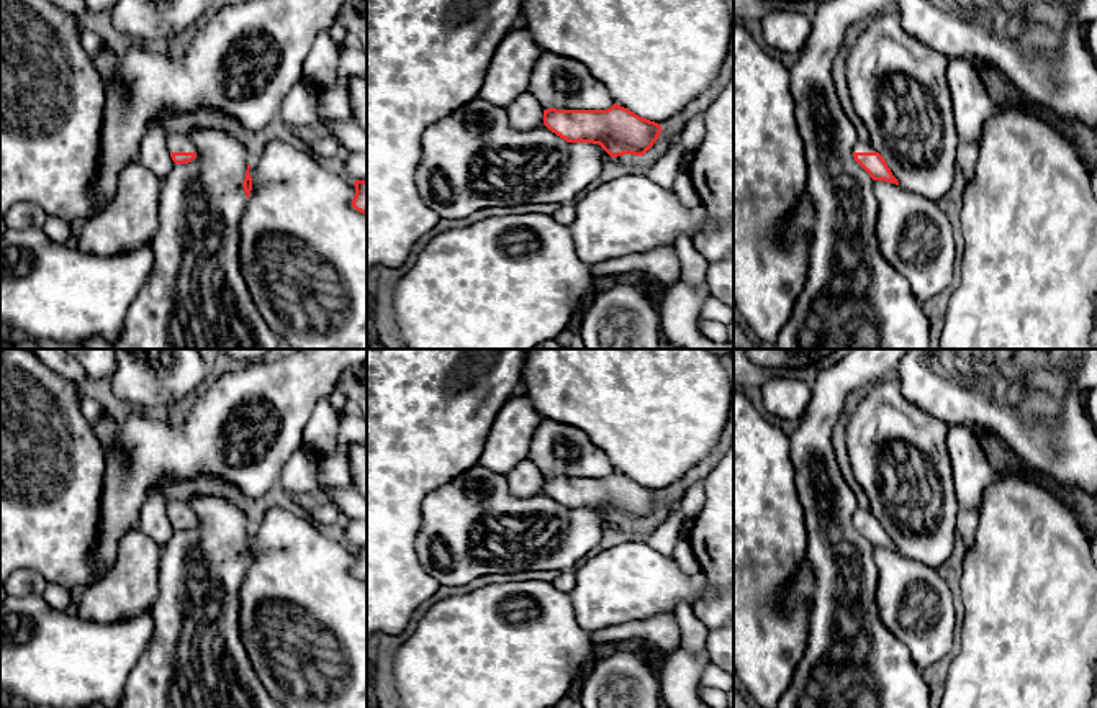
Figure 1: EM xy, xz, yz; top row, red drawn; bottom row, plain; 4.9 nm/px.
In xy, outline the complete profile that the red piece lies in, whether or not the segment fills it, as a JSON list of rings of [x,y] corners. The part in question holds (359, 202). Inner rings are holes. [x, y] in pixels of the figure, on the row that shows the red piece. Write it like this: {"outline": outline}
{"outline": [[[367,179],[365,180],[355,180],[354,185],[355,185],[355,195],[352,200],[352,206],[357,211],[367,215]]]}

